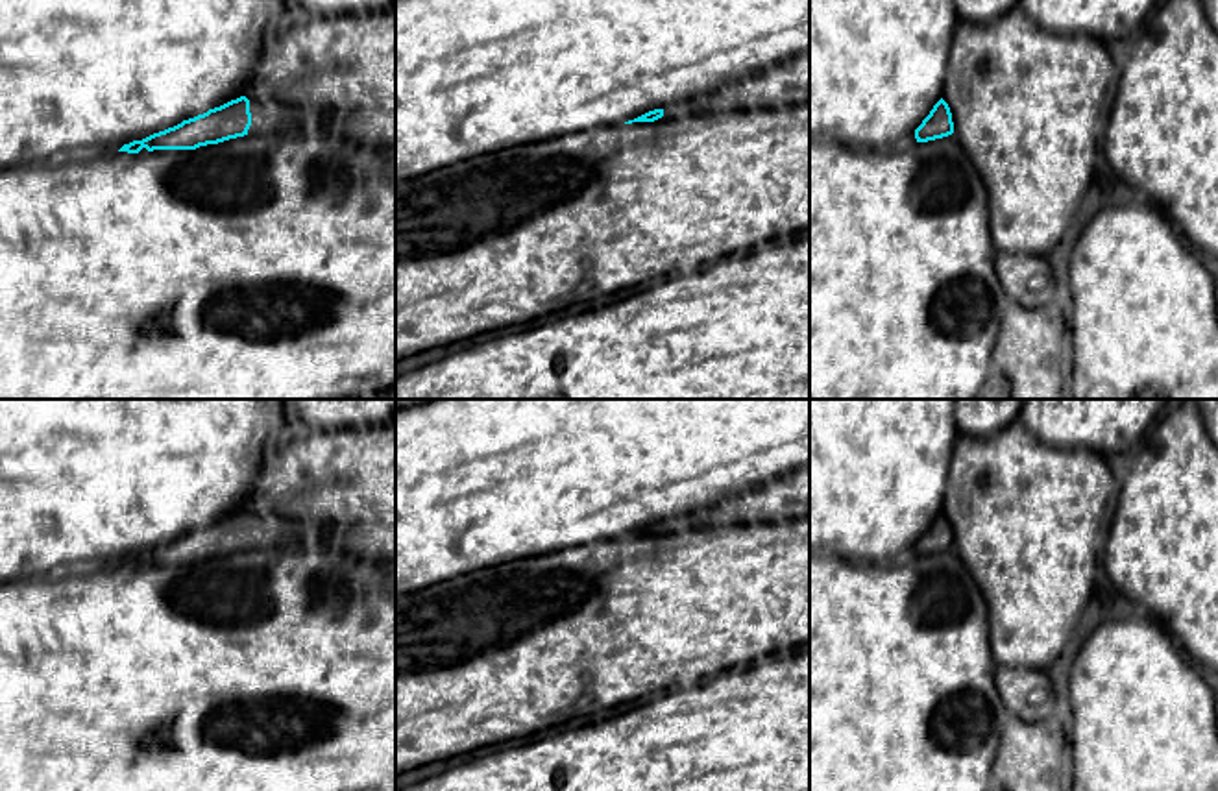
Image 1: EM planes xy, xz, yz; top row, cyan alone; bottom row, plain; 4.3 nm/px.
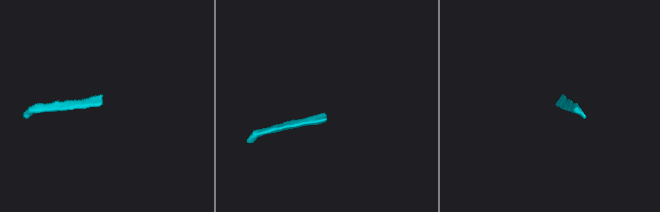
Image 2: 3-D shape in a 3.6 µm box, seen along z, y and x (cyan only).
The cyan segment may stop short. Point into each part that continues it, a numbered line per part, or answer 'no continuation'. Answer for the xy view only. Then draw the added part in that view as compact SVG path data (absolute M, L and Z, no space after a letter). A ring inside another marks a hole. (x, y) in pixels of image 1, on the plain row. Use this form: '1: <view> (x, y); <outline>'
1: xy (268, 533); M261 514L253 519L251 540L257 549L286 549L301 540L301 525Z

